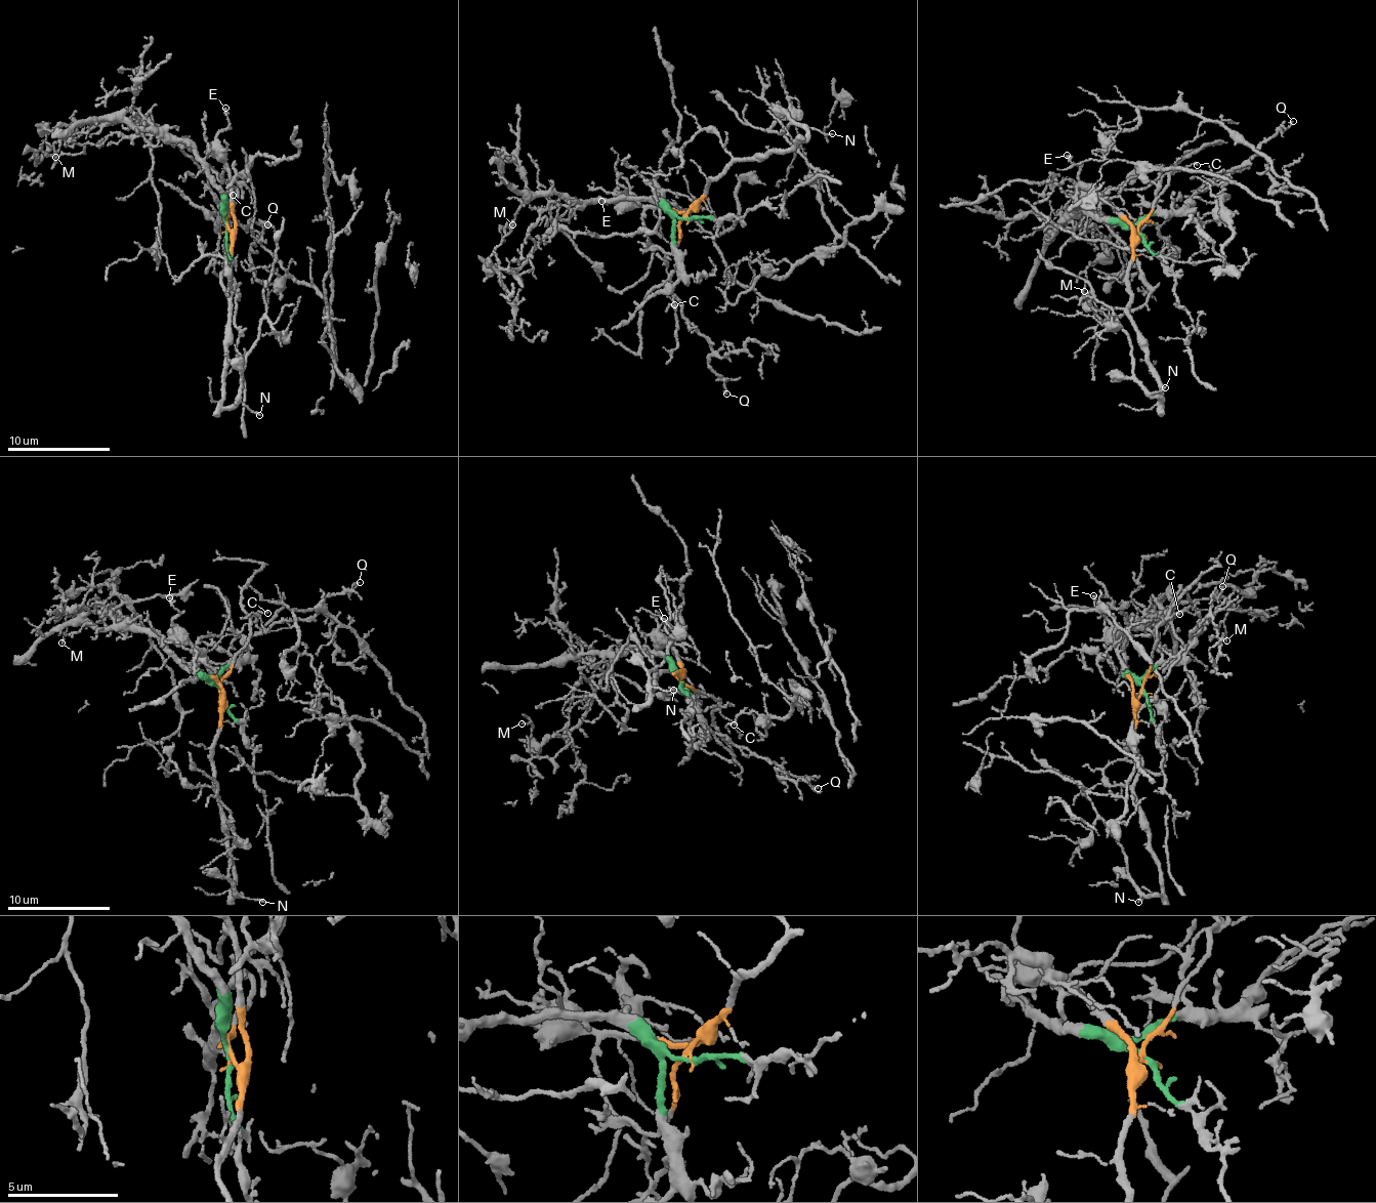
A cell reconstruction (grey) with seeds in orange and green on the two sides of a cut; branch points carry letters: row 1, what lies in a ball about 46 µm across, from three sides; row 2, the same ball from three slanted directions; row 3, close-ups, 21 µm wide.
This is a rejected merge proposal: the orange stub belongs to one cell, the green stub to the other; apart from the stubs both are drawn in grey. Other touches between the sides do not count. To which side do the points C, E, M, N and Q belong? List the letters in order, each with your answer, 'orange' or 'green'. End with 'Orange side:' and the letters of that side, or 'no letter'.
C: orange
E: orange
M: green
N: orange
Q: green
Orange side: C, E, N

